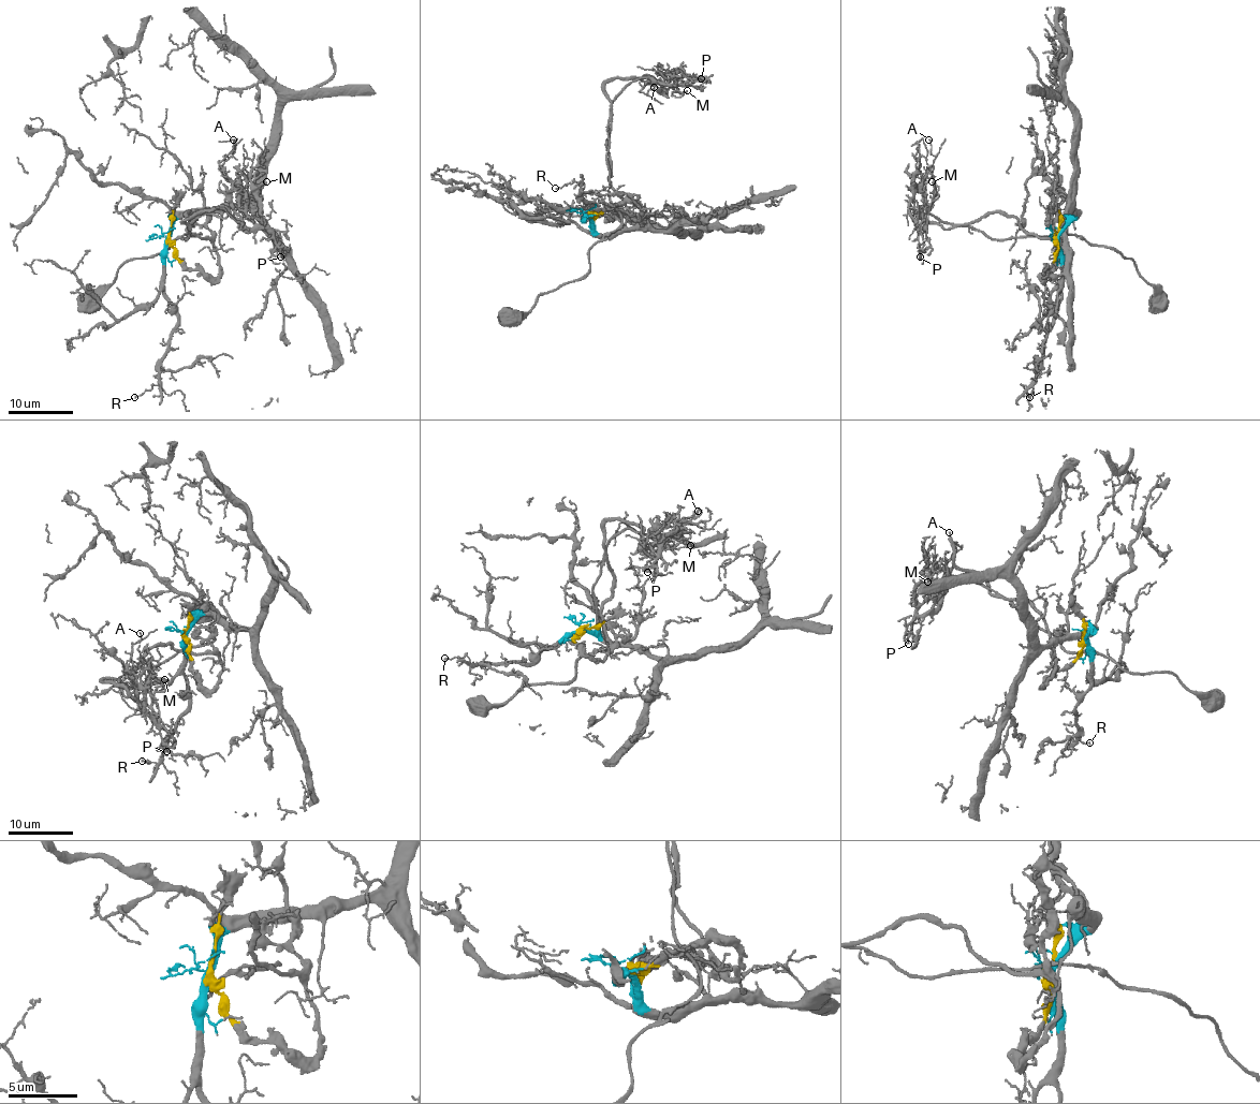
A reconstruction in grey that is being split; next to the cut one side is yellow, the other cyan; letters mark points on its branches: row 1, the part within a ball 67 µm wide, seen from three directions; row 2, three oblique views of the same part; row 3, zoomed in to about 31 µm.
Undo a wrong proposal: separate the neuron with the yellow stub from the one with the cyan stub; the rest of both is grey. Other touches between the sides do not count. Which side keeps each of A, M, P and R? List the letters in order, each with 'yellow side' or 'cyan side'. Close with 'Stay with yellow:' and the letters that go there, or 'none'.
A: yellow side
M: yellow side
P: yellow side
R: cyan side
Stay with yellow: A, M, P

